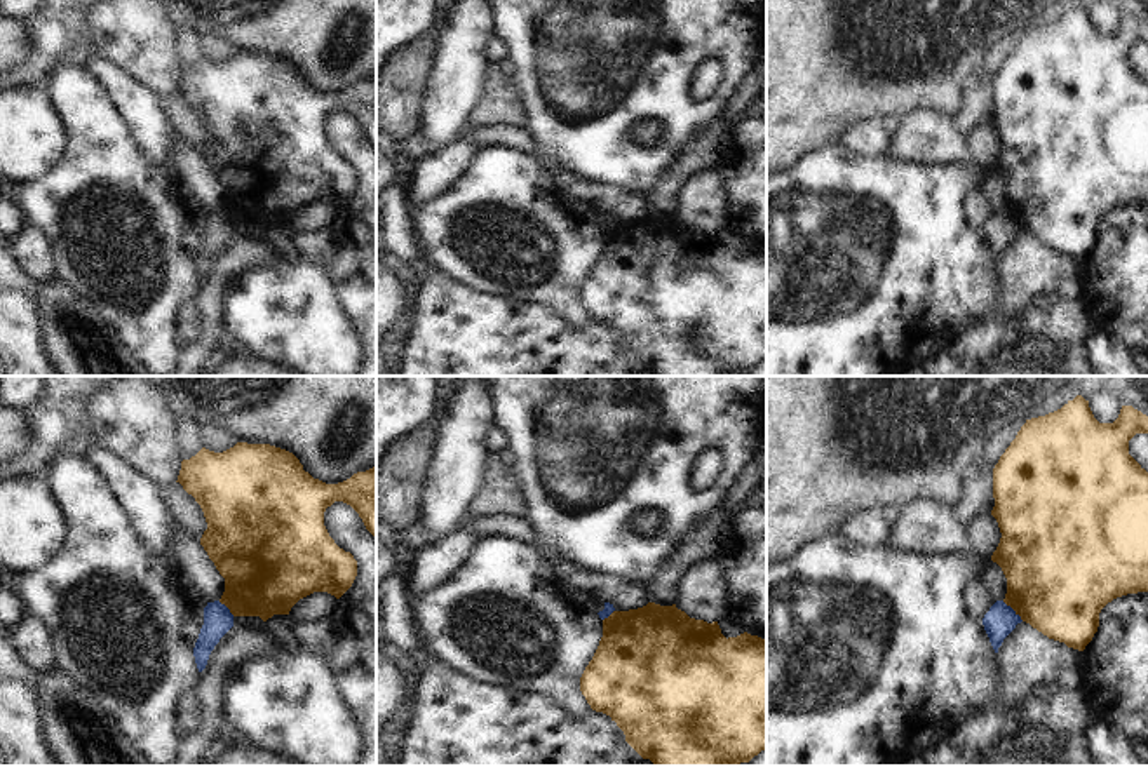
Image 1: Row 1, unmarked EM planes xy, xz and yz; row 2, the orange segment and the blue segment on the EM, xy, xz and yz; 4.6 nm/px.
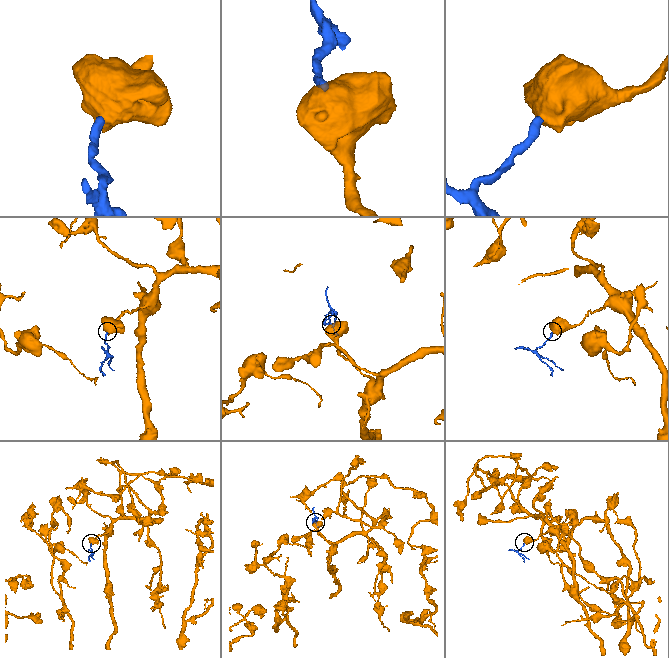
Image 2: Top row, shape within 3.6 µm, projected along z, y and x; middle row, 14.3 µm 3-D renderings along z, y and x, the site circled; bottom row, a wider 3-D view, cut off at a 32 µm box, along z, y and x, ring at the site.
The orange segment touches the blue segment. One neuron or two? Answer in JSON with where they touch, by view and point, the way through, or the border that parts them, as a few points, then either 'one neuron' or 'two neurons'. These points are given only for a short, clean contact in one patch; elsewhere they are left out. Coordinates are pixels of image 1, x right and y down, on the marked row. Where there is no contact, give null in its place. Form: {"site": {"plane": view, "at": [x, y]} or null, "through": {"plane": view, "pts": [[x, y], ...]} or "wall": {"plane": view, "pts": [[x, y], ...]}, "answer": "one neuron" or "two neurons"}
{"site": {"plane": "yz", "at": [1012, 608]}, "wall": {"plane": "yz", "pts": [[1002, 601], [1023, 620]]}, "answer": "two neurons"}

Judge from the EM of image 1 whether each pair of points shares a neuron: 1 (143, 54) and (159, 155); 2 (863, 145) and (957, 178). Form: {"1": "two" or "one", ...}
{"1": "two", "2": "two"}

